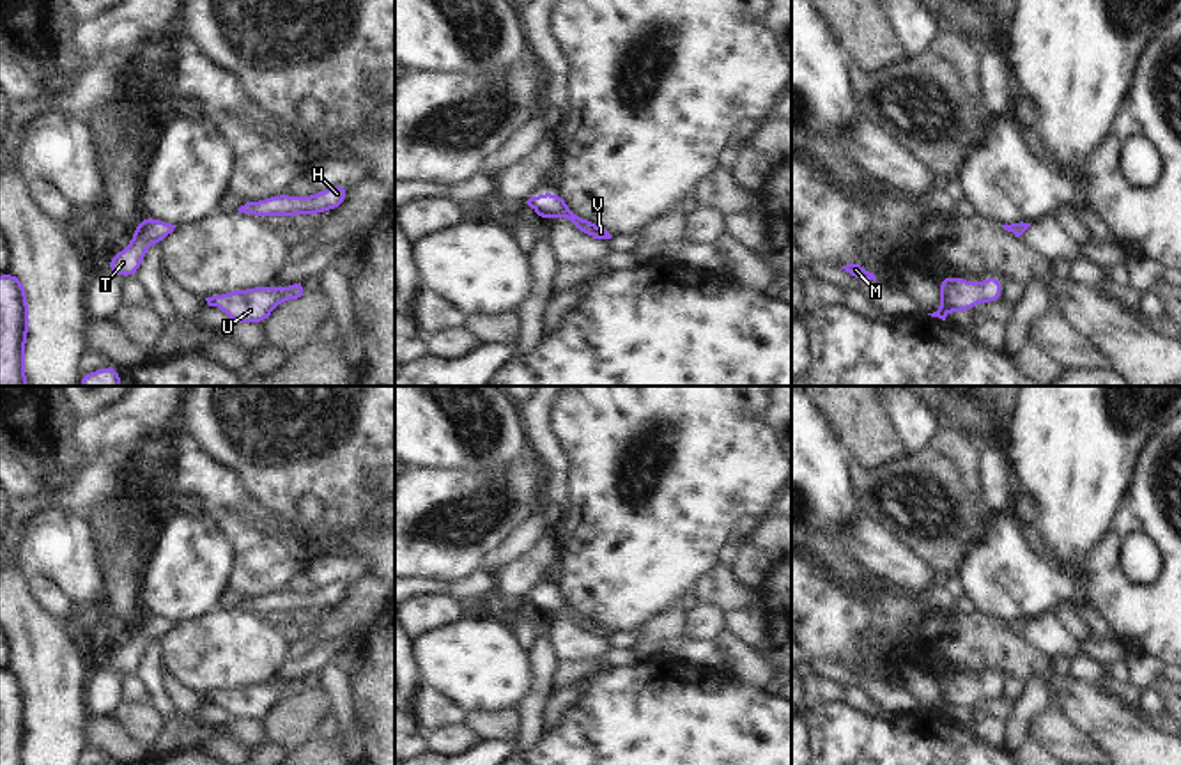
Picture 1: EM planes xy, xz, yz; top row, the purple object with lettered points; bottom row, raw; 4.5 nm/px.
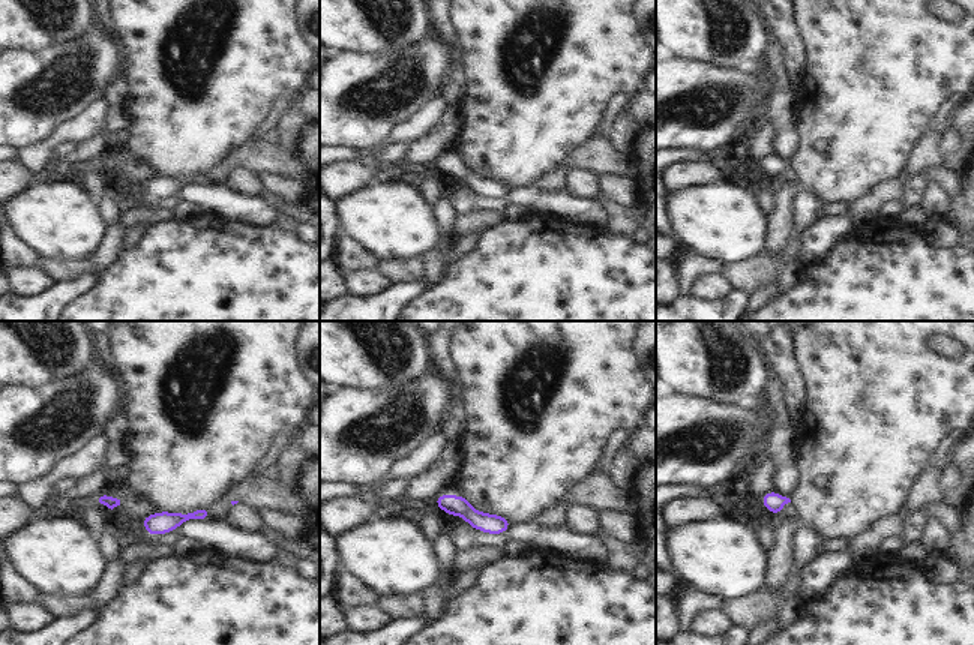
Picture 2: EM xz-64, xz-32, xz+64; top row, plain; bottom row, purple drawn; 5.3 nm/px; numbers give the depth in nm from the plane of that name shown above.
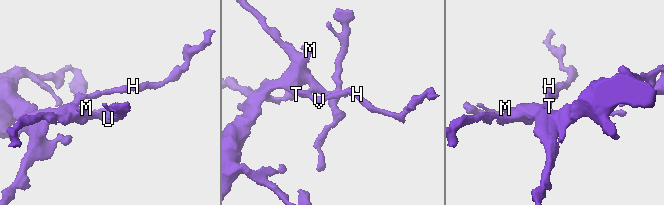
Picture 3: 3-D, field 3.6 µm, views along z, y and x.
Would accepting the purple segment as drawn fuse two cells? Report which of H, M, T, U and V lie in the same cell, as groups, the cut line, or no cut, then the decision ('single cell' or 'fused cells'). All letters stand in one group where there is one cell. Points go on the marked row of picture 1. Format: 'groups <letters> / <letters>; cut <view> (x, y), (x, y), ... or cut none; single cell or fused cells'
groups H M T U V; cut none; single cell

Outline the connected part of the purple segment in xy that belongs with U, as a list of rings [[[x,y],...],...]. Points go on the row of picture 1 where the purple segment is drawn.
[[[301,283],[289,287],[250,287],[246,290],[228,290],[221,296],[205,298],[209,306],[223,310],[230,322],[264,324],[273,310],[283,303],[305,296]]]

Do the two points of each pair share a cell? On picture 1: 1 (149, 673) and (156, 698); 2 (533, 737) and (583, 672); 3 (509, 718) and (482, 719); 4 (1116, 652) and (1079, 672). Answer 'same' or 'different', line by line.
1: same
2: different
3: same
4: same

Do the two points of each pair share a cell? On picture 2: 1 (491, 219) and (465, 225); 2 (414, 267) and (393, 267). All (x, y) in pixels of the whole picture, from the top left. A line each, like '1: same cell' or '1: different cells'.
1: same cell
2: same cell

